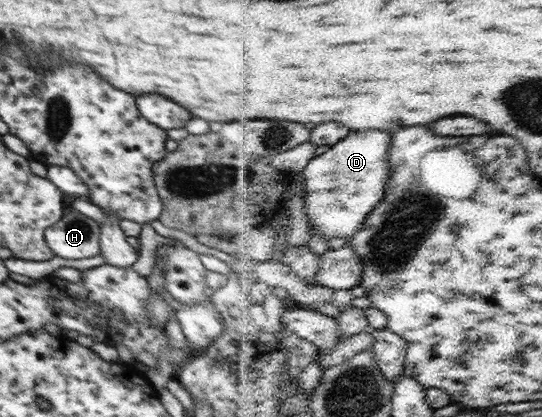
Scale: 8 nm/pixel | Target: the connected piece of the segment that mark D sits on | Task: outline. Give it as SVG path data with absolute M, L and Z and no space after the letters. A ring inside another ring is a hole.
M358 131L358 133L351 133L344 141L336 144L331 147L327 152L324 152L320 156L316 156L309 164L308 167L303 171L303 175L305 176L305 184L306 184L306 201L307 201L307 213L306 215L309 218L310 228L312 233L316 233L316 235L324 235L326 239L340 239L340 237L344 237L344 239L354 239L358 235L358 232L361 232L362 229L365 228L366 221L376 212L378 209L378 205L386 199L386 191L388 191L390 185L392 185L392 177L394 177L394 168L392 165L392 148L394 145L394 137L392 137L392 133L388 133L388 131Z

